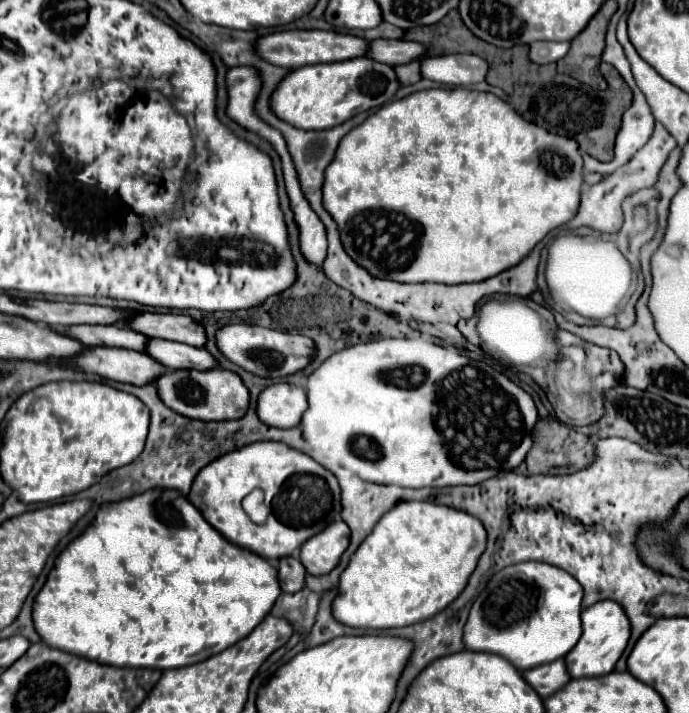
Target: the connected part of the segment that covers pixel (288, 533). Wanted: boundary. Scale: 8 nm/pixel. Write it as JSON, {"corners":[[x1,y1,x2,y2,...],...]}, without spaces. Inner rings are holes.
{"corners":[[272,441,252,443,206,465,192,483,188,499,228,541,266,559,292,555,304,541,326,529,332,521,340,521,342,513,336,475,306,453,292,449,286,443],[256,487,266,493,266,503,272,509,272,515,264,525,252,523,240,505,240,501]]}

